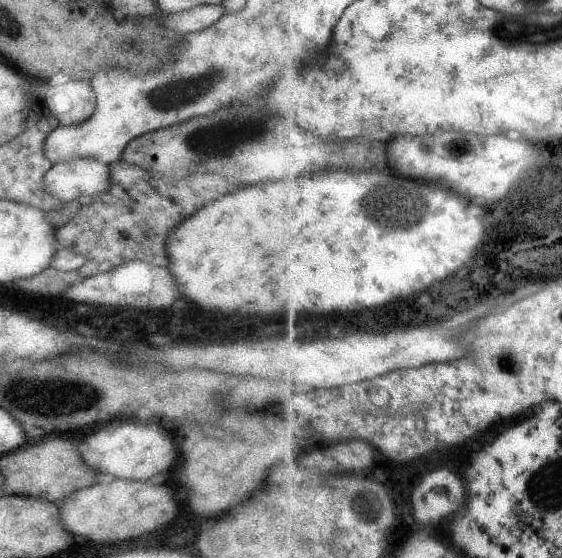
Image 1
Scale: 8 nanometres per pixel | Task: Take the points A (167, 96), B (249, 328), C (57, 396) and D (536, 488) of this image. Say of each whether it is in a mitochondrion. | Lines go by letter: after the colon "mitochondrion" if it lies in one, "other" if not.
A: mitochondrion
B: other
C: mitochondrion
D: other

